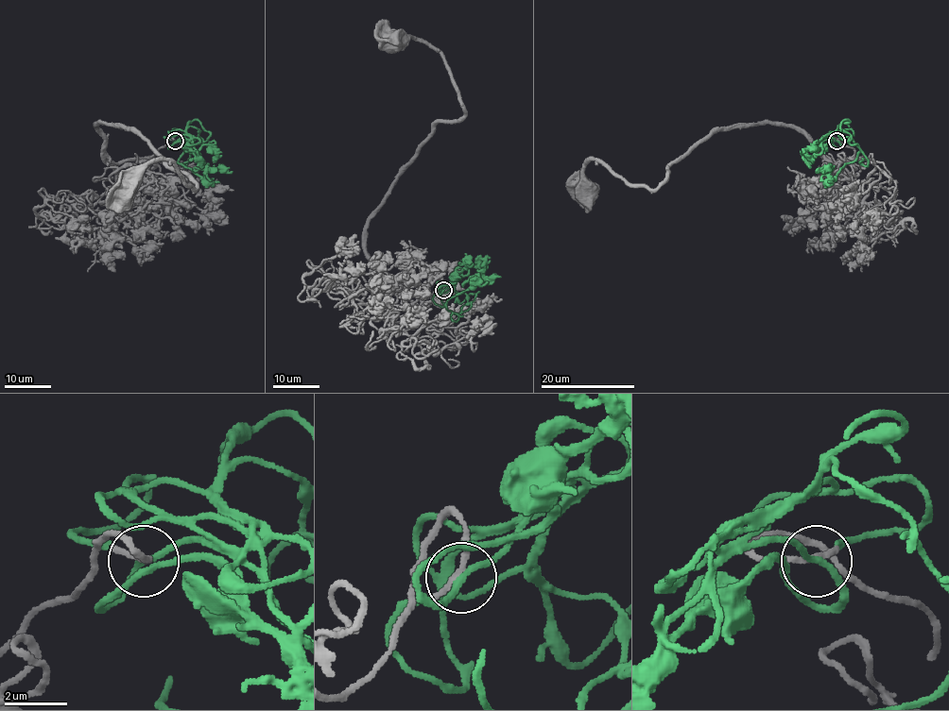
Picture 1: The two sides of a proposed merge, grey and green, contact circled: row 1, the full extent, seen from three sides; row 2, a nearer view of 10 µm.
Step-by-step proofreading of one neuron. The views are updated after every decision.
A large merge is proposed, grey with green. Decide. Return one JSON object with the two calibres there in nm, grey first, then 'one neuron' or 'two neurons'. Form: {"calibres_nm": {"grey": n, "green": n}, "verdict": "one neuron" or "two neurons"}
{"calibres_nm": {"grey": 160, "green": 190}, "verdict": "one neuron"}

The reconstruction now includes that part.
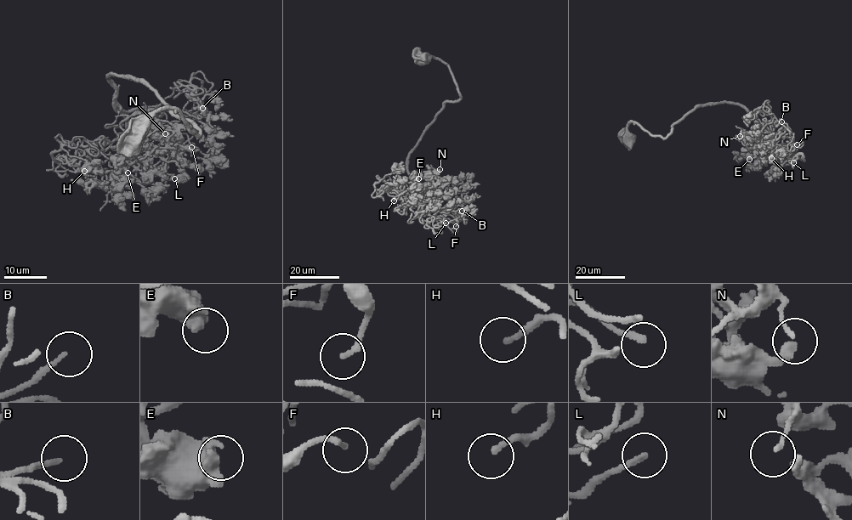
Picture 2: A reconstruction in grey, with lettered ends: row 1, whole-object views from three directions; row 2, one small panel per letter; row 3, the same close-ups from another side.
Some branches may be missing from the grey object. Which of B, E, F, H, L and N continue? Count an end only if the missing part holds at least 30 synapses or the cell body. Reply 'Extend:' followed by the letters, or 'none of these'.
Extend: B, L

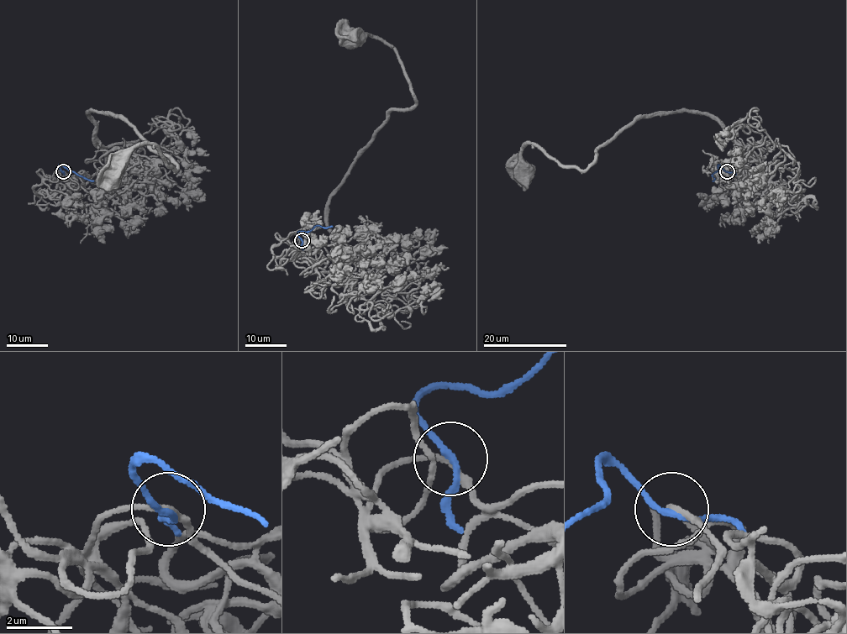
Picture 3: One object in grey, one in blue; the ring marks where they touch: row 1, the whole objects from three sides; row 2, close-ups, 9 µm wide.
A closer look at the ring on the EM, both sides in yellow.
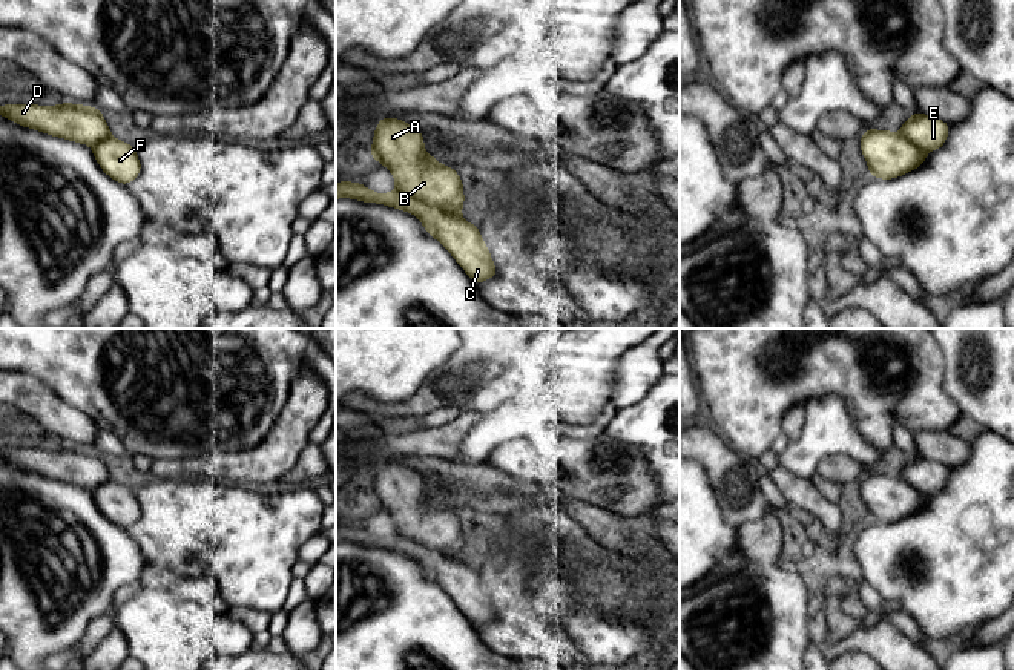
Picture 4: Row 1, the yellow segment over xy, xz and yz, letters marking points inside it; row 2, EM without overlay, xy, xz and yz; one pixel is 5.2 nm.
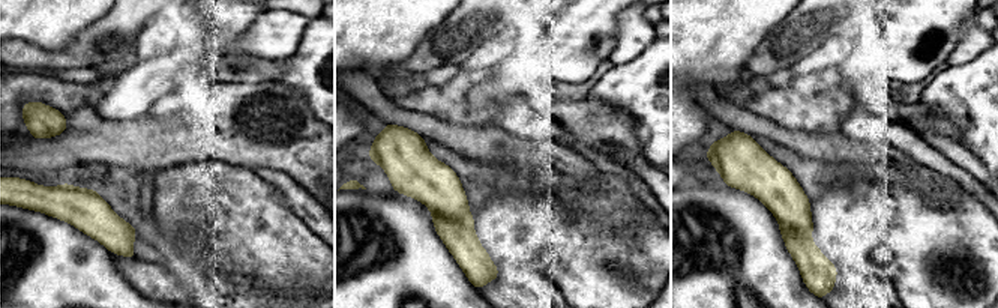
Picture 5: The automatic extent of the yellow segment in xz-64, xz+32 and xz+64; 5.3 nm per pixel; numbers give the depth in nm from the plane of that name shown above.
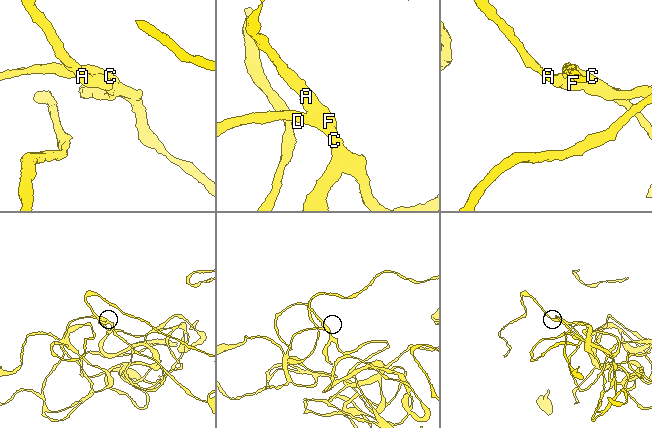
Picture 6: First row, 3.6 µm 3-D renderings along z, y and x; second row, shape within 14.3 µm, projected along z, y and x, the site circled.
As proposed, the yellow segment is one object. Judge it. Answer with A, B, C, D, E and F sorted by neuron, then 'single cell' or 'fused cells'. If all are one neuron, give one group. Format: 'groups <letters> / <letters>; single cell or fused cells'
groups A B C D E F; single cell

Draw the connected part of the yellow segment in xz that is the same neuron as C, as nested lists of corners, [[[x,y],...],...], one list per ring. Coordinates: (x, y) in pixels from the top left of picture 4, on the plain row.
[[[380,460],[373,477],[370,500],[391,516],[396,534],[376,537],[362,526],[339,525],[336,543],[351,542],[413,557],[474,628],[497,620],[479,571],[462,562],[465,539],[459,517],[428,499],[422,476],[399,462]]]

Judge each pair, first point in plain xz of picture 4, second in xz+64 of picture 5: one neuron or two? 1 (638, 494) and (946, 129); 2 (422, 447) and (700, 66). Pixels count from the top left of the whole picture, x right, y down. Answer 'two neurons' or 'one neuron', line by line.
1: one neuron
2: two neurons

